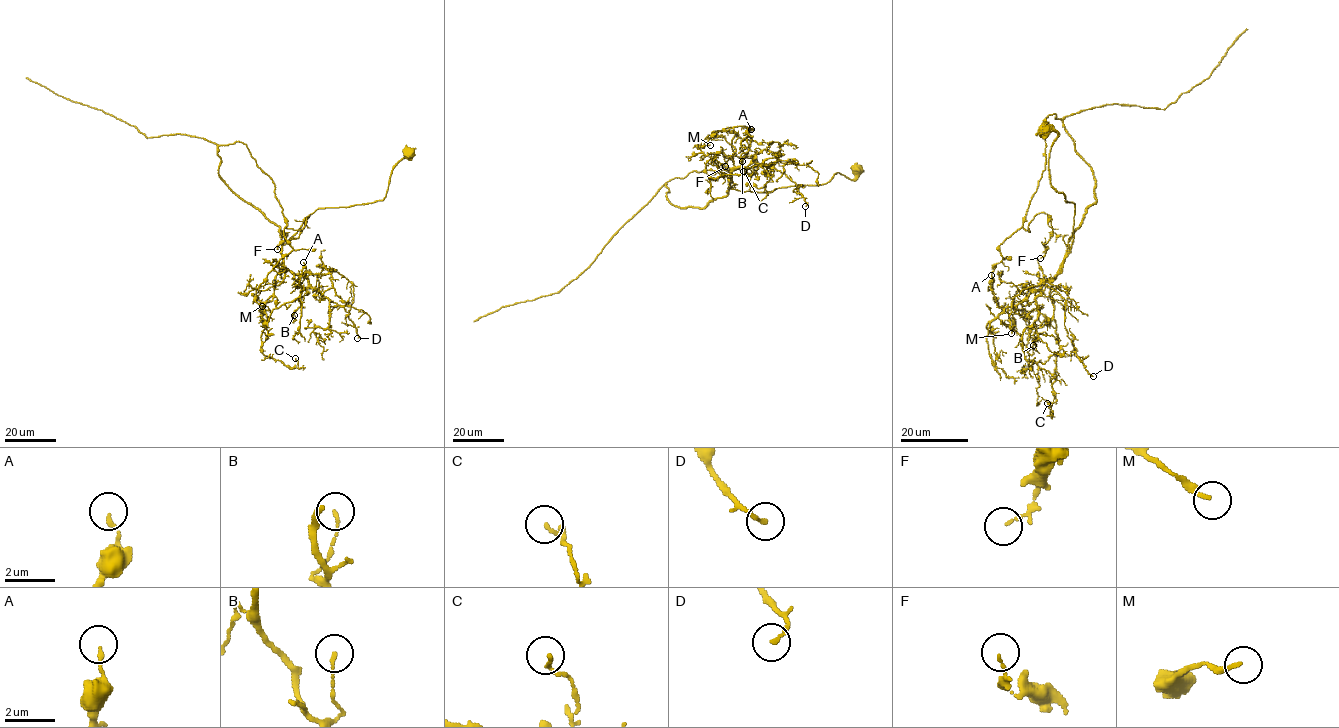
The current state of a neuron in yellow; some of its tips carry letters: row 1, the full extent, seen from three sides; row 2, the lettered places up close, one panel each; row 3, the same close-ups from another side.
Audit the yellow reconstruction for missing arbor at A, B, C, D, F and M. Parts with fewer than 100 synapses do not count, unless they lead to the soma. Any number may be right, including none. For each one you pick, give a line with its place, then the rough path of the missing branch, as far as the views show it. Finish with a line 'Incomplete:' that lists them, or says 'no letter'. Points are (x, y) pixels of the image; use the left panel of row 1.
Incomplete: no letter

